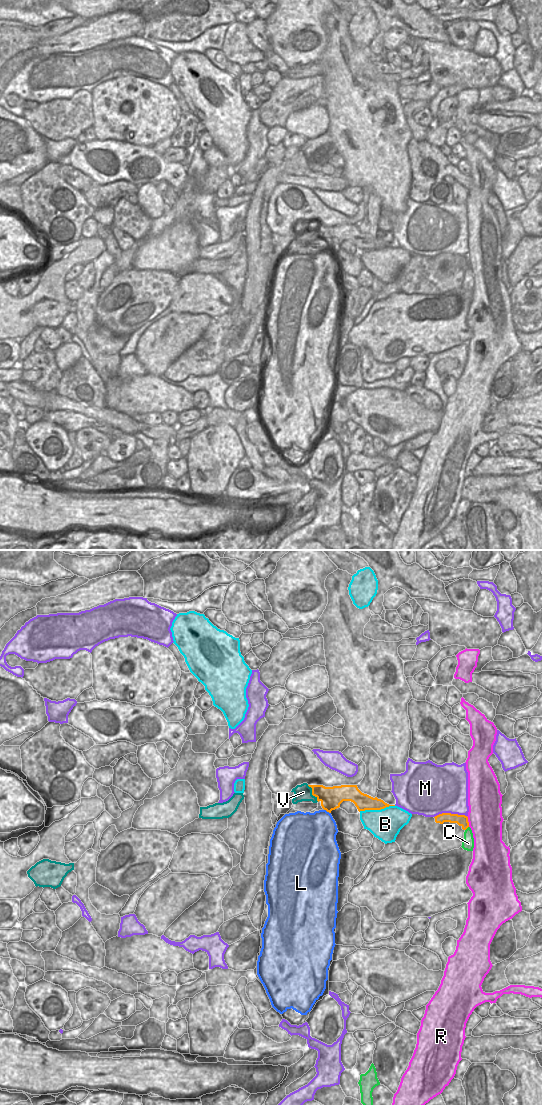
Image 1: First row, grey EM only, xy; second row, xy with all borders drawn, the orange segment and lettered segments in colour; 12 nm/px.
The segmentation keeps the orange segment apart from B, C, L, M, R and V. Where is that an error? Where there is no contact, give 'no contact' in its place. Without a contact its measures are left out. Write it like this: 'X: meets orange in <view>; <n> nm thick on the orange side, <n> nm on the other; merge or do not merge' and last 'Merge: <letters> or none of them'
B: meets orange in xy; 200 nm thick on the orange side, 380 nm on the other; do not merge
C: meets orange in xy; 140 nm thick on the orange side, 140 nm on the other; do not merge
L: meets orange in xy; 260 nm thick on the orange side, 420 nm on the other; do not merge
M: meets orange in xy; 140 nm thick on the orange side, 480 nm on the other; do not merge
R: meets orange in xy; 140 nm thick on the orange side, 420 nm on the other; do not merge
V: meets orange in xy; 260 nm thick on the orange side, 200 nm on the other; merge
Merge: V

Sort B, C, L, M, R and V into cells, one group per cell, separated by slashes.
B / C / L / M / R / V

